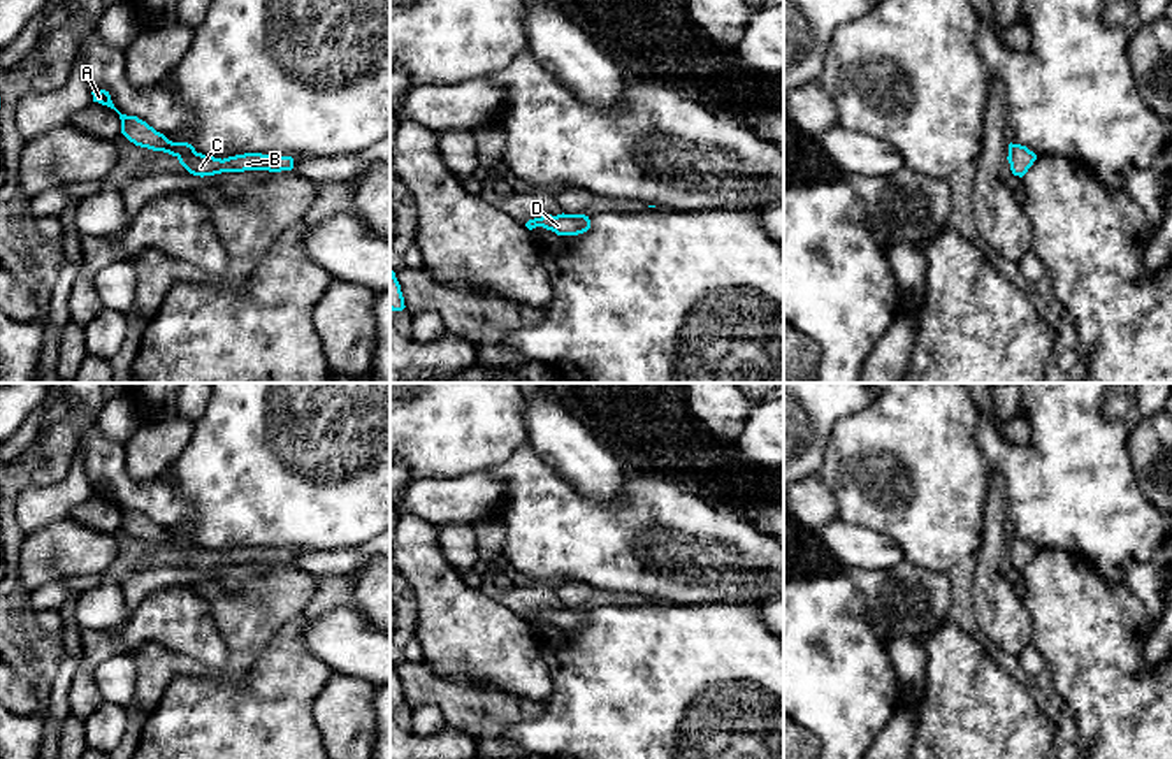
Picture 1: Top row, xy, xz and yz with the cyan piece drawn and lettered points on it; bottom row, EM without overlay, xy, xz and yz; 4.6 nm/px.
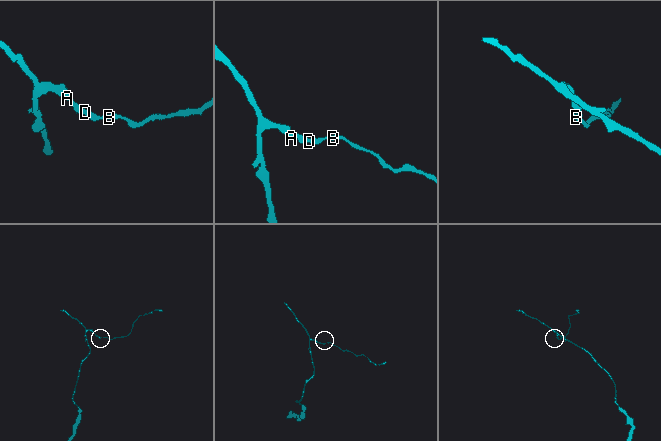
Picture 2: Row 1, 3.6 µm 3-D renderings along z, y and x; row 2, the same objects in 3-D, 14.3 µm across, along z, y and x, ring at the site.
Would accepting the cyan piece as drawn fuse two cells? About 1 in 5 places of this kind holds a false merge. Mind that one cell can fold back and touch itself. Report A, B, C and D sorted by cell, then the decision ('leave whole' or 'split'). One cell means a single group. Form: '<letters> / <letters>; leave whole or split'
A B C D; leave whole

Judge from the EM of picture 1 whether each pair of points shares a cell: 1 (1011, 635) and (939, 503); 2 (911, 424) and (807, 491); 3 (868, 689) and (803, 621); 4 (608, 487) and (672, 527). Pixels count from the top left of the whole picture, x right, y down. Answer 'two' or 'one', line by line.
1: two
2: two
3: one
4: two

